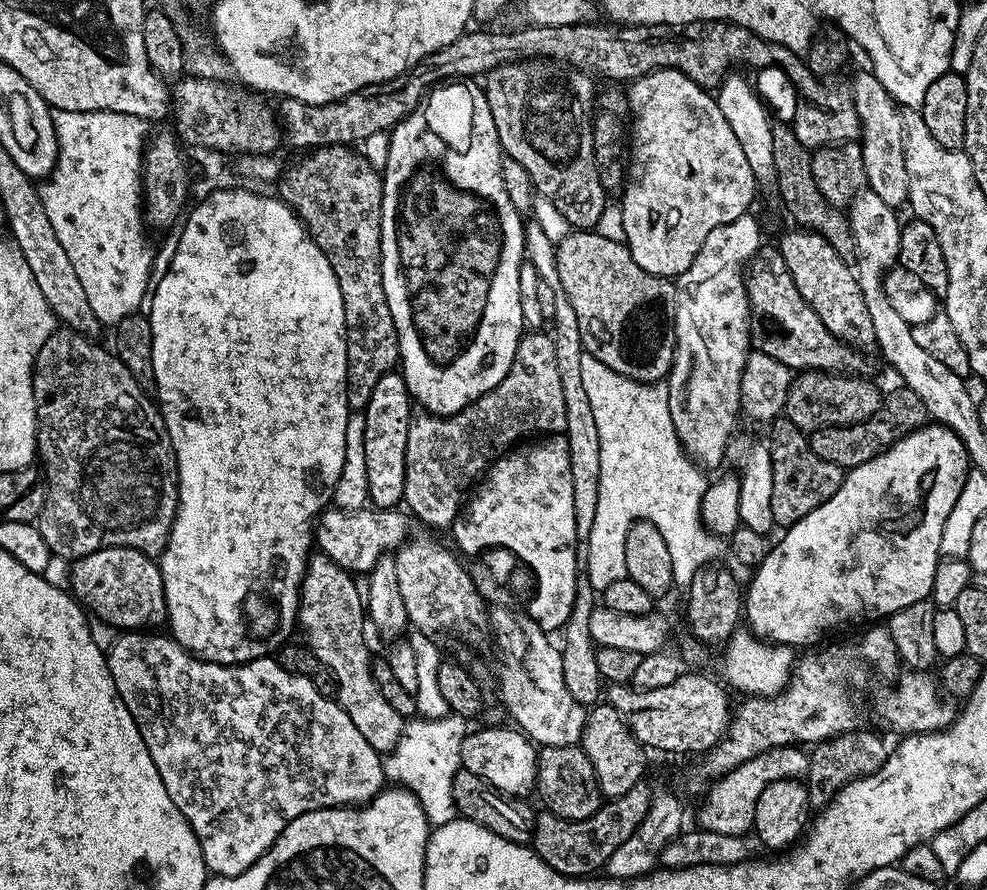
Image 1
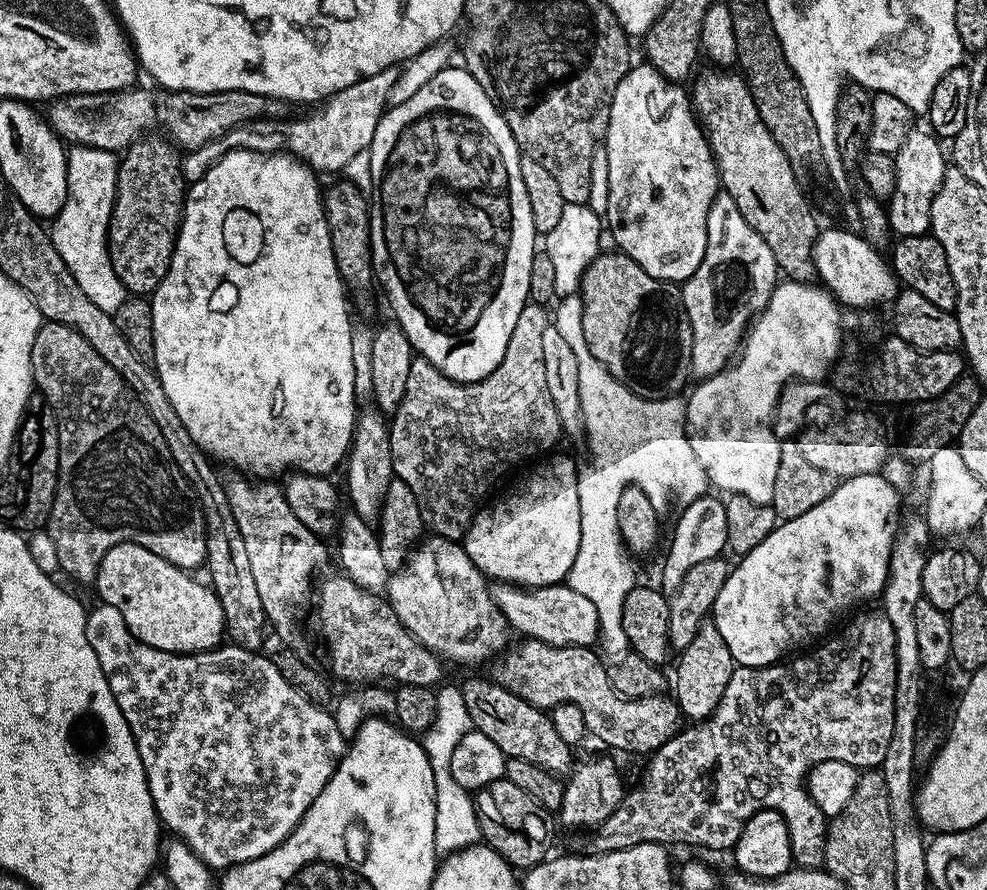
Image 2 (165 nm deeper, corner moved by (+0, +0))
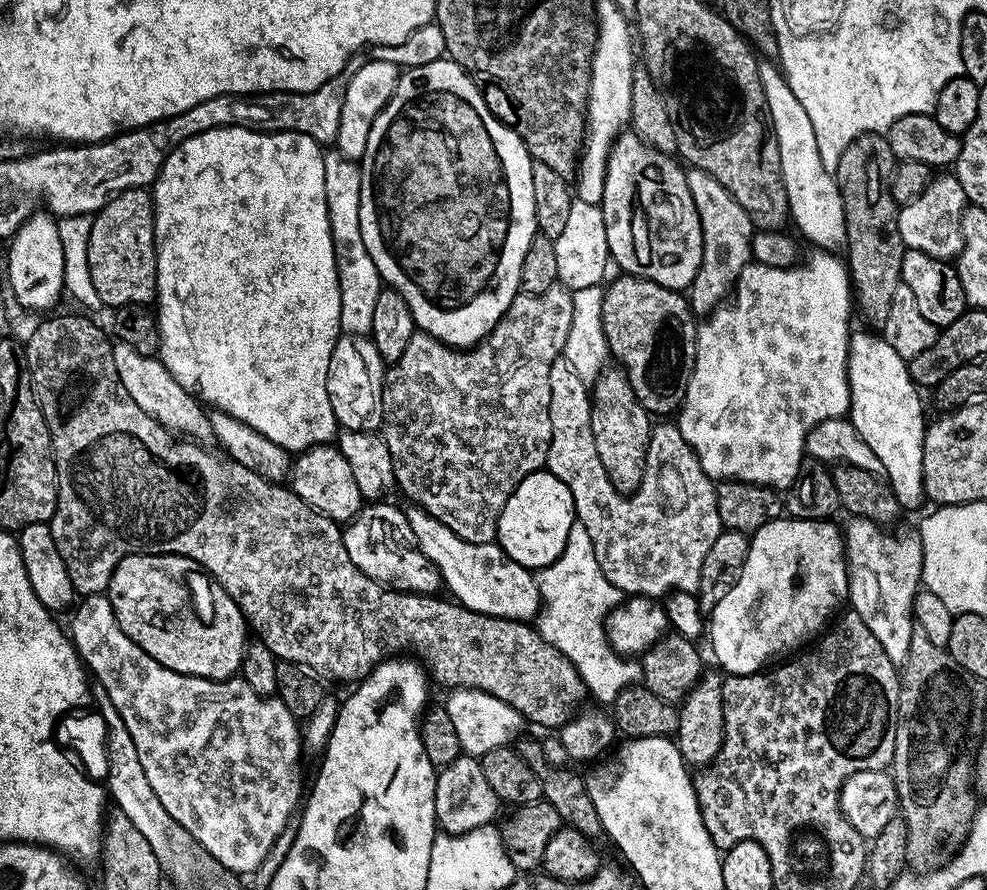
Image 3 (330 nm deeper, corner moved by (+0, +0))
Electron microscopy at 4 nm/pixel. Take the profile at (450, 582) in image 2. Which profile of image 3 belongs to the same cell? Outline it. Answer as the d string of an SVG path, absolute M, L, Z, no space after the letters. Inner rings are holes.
M365 503L360 511L343 525L344 549L350 554L350 562L354 562L354 566L358 566L362 574L366 574L371 580L377 580L385 588L398 592L439 593L442 588L440 572L426 558L426 554L422 554L422 550L416 546L414 530L410 530L410 522L405 509L395 508L394 505L388 503Z

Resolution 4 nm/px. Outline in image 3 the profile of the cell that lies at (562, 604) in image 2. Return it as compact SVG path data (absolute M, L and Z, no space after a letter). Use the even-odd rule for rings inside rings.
M419 506L409 507L406 515L410 530L414 530L416 546L440 572L443 587L452 591L450 596L455 603L478 614L525 622L531 621L531 616L535 617L541 611L542 601L535 575L518 562L509 560L499 544L466 542L458 538L450 526L438 522L438 518Z

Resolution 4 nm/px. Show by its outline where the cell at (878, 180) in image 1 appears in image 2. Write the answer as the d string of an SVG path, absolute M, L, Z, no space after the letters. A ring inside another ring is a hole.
M912 130L894 155L896 193L886 201L886 211L889 229L897 237L922 236L931 229L934 194L938 194L946 171L946 152L940 149L941 141L931 131L923 131Z

